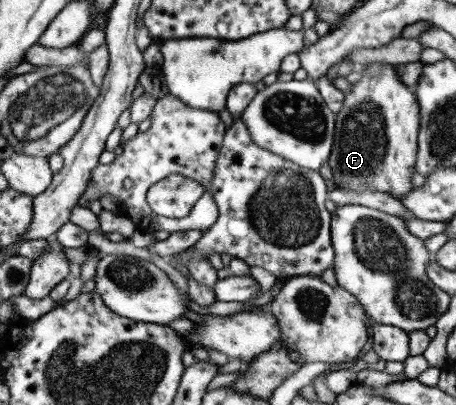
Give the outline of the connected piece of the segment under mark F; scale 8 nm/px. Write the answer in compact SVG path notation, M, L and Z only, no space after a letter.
M372 63L356 66L361 79L350 85L350 92L343 95L342 108L335 113L333 142L328 157L328 167L332 171L335 187L351 189L362 193L365 189L387 193L397 200L412 188L410 176L414 171L417 151L417 133L419 128L419 111L416 97L404 86L392 65Z

